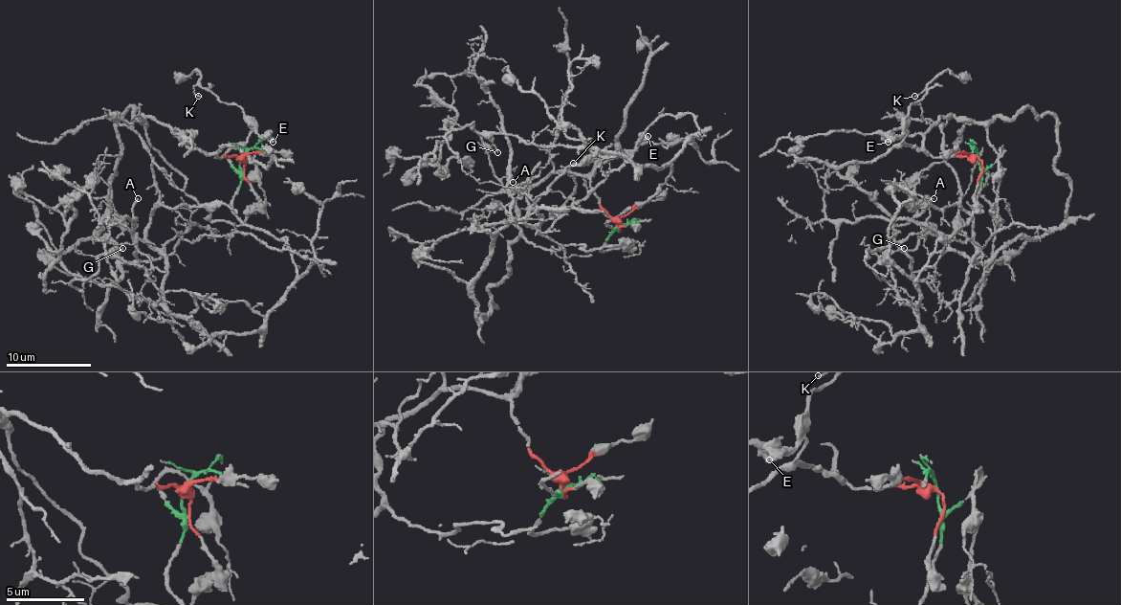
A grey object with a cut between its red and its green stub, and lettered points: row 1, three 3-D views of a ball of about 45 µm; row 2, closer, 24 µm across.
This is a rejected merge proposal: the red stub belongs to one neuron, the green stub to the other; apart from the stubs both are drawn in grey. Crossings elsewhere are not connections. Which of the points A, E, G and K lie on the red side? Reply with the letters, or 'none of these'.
A, E, K

